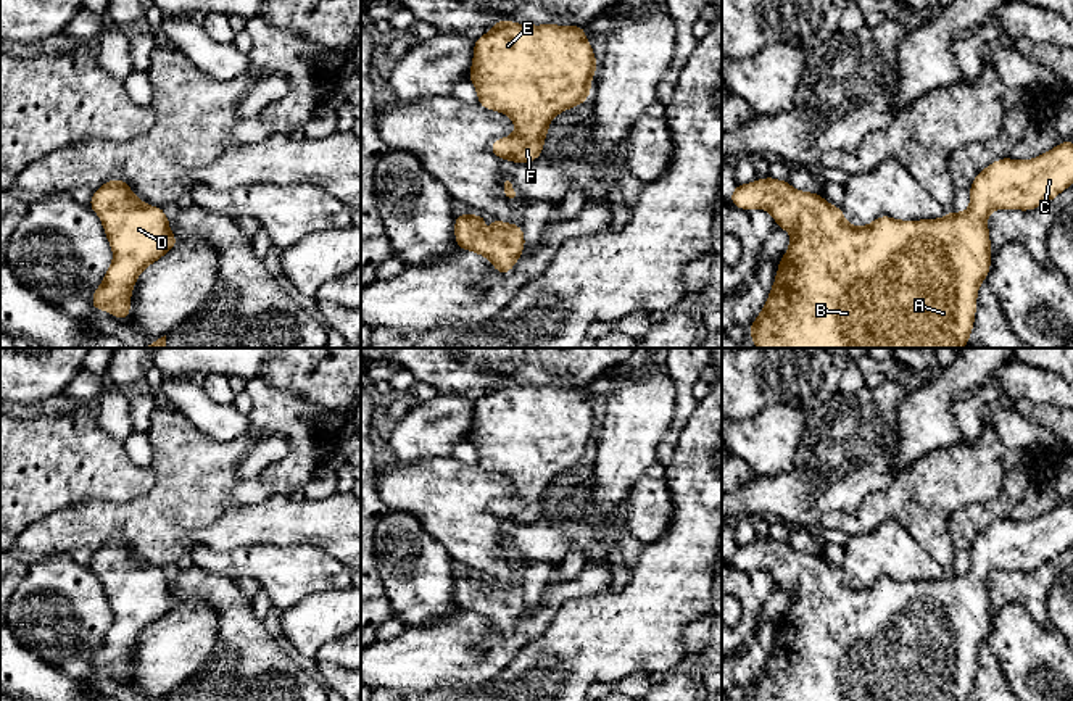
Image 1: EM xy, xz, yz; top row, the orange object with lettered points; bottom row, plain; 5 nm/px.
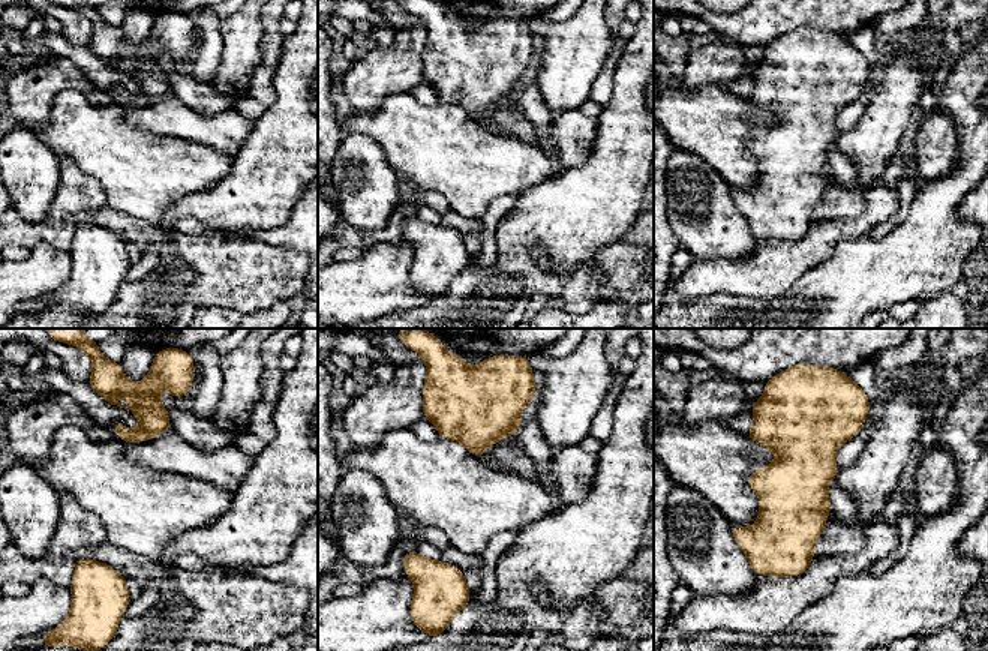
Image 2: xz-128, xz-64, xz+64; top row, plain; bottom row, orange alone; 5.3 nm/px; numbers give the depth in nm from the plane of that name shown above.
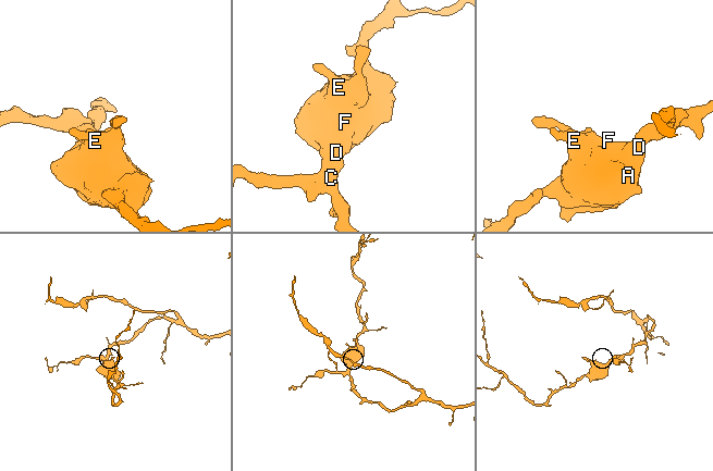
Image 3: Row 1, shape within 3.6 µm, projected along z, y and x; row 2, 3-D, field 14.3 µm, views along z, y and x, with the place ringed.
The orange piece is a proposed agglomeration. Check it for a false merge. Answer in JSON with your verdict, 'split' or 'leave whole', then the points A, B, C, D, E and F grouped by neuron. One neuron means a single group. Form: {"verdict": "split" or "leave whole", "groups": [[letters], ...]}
{"verdict": "leave whole", "groups": [["A", "B", "C", "D", "E", "F"]]}

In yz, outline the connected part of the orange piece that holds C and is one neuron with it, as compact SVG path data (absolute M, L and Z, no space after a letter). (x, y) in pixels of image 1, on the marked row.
M1063 140L1050 151L1039 155L1028 161L1017 161L1012 158L1000 158L981 169L970 192L970 209L965 213L949 211L941 219L922 219L922 221L897 221L891 216L878 216L872 224L854 227L843 214L841 206L831 206L820 193L809 193L796 190L788 180L777 180L767 176L762 180L754 180L744 185L735 185L731 197L728 198L740 209L767 209L772 213L777 227L781 227L791 234L791 243L778 261L778 272L767 298L767 303L757 319L749 326L749 335L757 348L962 348L970 340L973 330L978 287L986 280L991 269L991 240L986 219L992 209L1021 209L1030 211L1038 206L1052 201L1060 192L1073 184L1073 143Z

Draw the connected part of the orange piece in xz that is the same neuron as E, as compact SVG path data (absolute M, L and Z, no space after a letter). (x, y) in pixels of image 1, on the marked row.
M496 18L498 24L474 40L469 81L475 85L478 105L508 114L516 134L490 143L490 151L506 161L533 163L543 153L551 119L580 106L591 93L590 81L598 60L582 26L517 24Z

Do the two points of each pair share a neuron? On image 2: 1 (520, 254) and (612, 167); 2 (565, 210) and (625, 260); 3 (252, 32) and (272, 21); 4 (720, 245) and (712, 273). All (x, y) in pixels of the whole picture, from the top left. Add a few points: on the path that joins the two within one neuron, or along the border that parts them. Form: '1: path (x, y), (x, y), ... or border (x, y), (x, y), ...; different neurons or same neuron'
1: path (541, 230), (555, 216), (562, 216), (588, 191); same neuron
2: border (621, 240), (597, 252), (594, 270), (579, 266); different neurons
3: border (260, 15), (263, 27), (261, 60); different neurons
4: border (751, 251), (739, 258), (694, 260); different neurons

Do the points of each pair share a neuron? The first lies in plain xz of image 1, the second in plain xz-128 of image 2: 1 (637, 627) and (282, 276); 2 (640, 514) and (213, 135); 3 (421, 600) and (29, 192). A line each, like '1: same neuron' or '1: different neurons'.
1: different neurons
2: same neuron
3: same neuron

